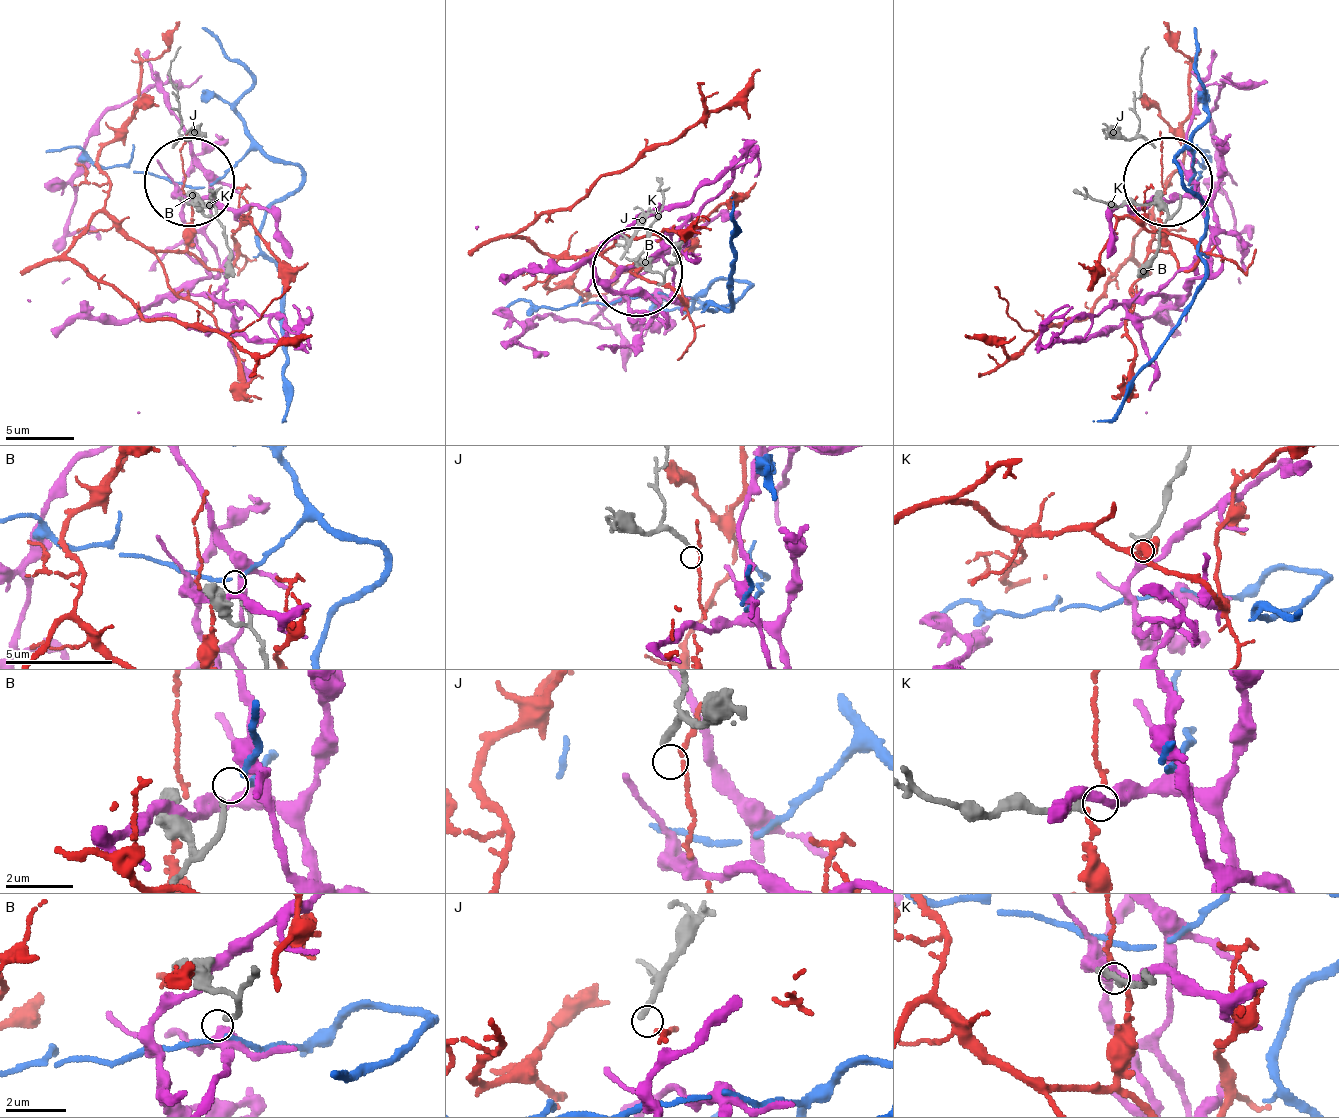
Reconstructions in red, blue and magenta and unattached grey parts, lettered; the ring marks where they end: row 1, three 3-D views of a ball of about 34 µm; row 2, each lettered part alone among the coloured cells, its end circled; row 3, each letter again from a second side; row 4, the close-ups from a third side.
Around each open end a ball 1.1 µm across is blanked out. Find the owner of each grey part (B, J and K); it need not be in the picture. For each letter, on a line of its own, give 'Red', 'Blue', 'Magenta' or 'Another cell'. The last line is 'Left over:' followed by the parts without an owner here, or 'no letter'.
B: Blue
J: Another cell
K: Magenta
Left over: J

